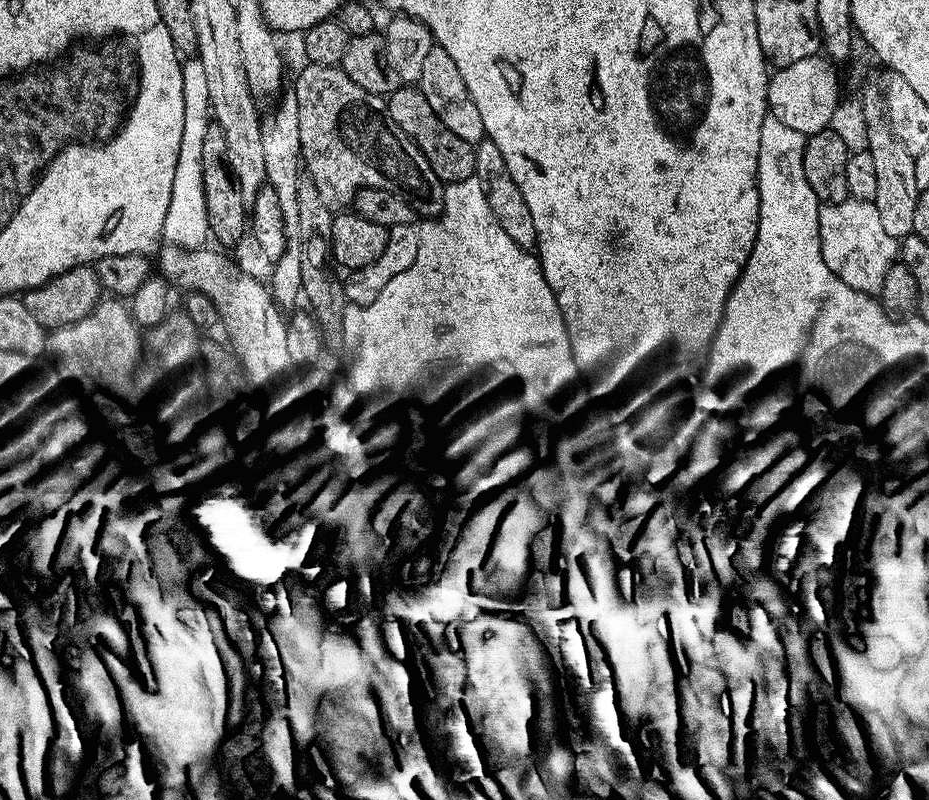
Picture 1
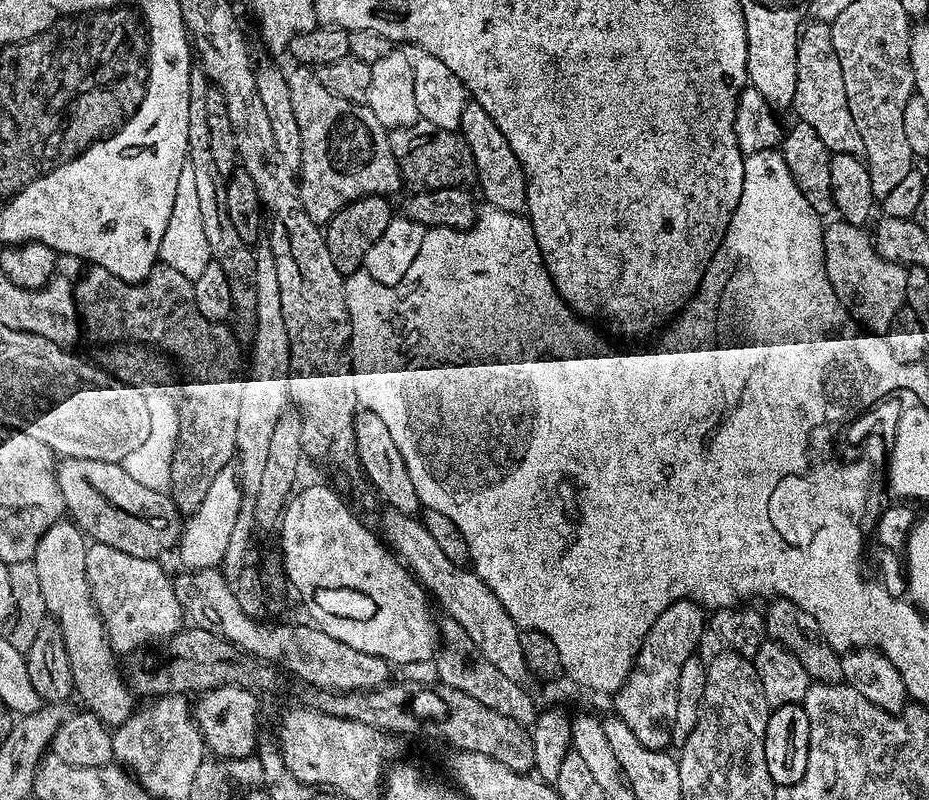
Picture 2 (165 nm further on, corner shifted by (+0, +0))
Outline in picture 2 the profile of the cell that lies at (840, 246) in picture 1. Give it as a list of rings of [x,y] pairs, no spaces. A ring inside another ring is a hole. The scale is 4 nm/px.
[[[839,218],[833,221],[832,225],[824,228],[824,275],[832,283],[832,295],[839,298],[841,309],[847,312],[861,329],[884,334],[892,321],[892,311],[900,308],[900,296],[906,298],[908,268],[903,264],[895,264],[883,255],[873,237],[869,233],[868,237],[861,225],[848,224]]]

